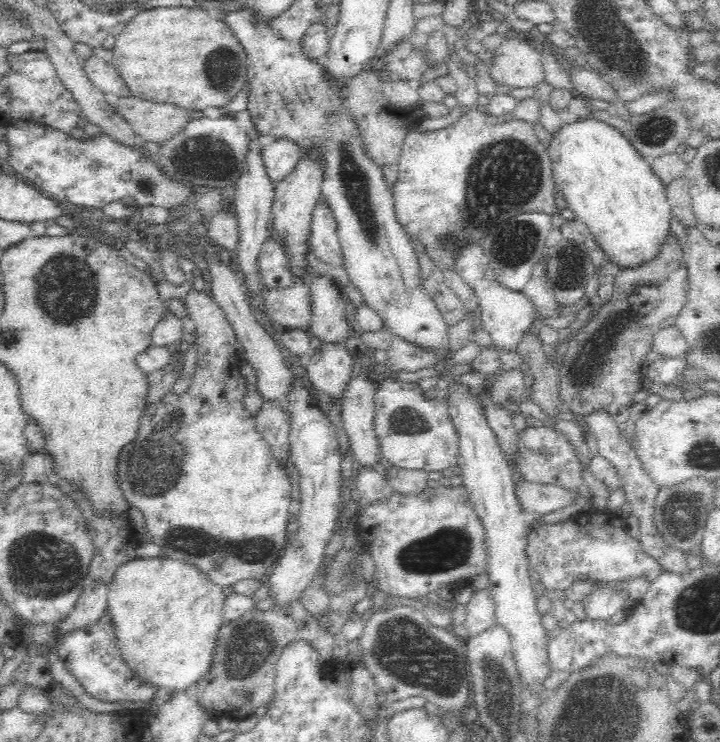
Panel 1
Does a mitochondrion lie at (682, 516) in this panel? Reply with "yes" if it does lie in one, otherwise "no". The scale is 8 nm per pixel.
yes

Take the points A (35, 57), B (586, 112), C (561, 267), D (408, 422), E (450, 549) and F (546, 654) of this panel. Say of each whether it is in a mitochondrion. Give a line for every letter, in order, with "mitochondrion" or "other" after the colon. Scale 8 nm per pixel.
A: other
B: other
C: mitochondrion
D: mitochondrion
E: mitochondrion
F: other

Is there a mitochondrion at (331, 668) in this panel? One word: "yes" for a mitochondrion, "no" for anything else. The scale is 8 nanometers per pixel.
no

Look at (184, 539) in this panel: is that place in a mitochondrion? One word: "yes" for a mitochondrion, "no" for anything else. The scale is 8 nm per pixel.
yes

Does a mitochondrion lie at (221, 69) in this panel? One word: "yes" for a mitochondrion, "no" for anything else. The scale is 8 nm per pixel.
yes

